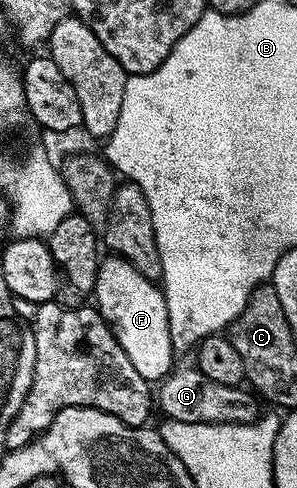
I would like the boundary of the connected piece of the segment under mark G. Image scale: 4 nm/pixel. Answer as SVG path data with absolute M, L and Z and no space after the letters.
M197 368L171 369L156 390L156 406L171 422L215 422L216 424L248 424L260 417L259 399L249 389L214 383Z

